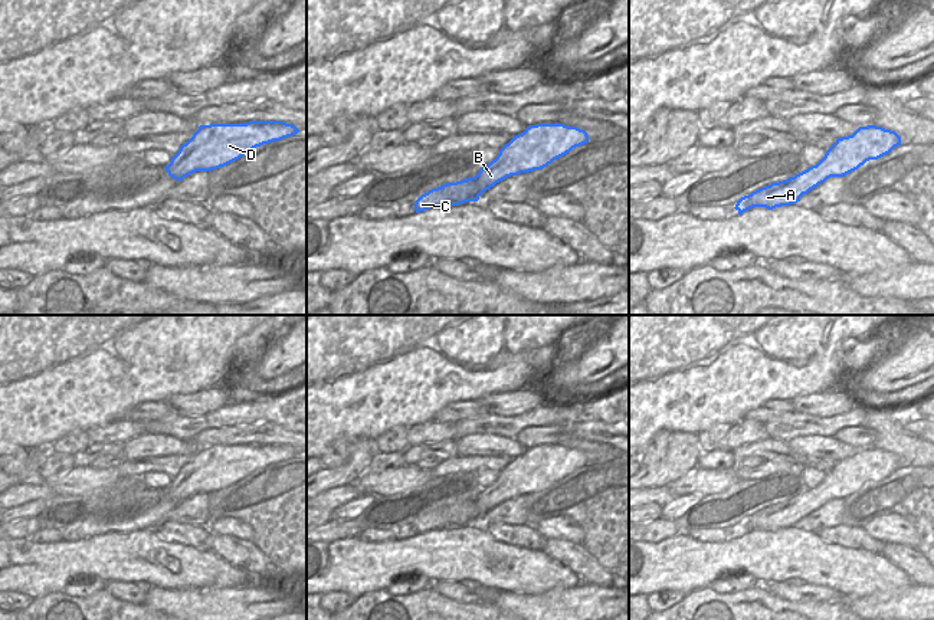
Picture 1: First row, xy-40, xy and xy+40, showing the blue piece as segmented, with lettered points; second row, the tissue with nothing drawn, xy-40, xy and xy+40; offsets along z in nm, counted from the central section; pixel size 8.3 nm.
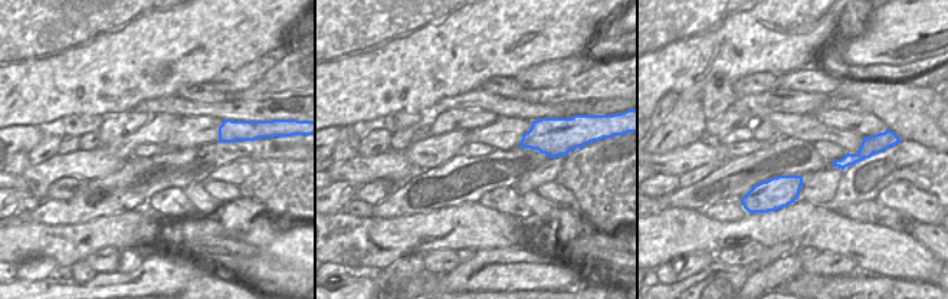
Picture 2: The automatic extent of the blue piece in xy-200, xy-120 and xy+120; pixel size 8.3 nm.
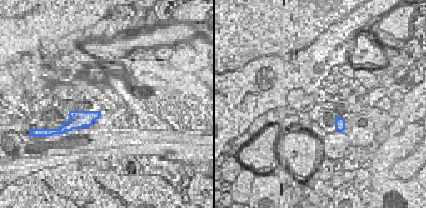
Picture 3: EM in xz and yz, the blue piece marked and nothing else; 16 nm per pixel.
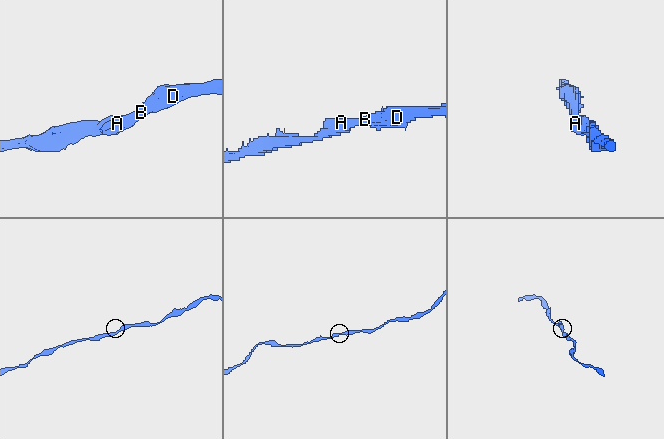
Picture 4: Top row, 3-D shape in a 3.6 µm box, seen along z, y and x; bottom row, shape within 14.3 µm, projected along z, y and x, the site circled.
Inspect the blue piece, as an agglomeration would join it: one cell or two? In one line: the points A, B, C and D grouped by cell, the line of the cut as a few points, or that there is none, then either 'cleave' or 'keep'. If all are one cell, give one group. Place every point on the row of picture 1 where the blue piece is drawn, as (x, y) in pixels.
A B C D | no cut | keep

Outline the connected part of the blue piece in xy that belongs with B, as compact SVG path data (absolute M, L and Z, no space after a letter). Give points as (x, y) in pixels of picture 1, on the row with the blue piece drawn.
M537 124L512 137L495 160L481 167L475 177L456 183L446 183L422 194L416 203L416 213L430 207L459 206L478 201L479 196L497 183L511 175L541 170L573 148L589 142L584 129L564 124Z

